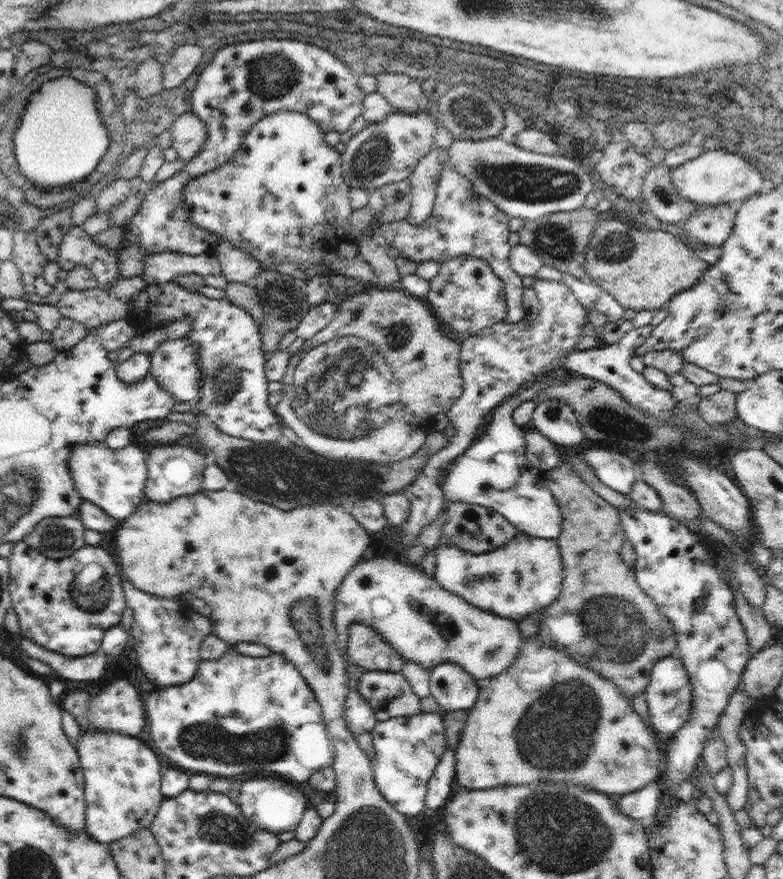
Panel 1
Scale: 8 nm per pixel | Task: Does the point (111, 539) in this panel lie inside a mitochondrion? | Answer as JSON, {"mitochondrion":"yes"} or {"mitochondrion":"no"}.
{"mitochondrion":"no"}

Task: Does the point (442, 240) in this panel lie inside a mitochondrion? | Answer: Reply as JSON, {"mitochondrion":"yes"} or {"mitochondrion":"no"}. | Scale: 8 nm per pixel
{"mitochondrion":"no"}

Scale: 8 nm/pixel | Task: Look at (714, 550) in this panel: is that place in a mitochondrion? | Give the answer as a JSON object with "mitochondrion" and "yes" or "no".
{"mitochondrion":"no"}

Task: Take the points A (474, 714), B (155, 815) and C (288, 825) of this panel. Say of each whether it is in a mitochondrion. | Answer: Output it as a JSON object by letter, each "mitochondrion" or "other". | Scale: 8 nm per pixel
{"A":"other","B":"other","C":"other"}

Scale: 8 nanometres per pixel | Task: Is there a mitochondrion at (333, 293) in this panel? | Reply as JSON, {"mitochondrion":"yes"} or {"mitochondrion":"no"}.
{"mitochondrion":"no"}

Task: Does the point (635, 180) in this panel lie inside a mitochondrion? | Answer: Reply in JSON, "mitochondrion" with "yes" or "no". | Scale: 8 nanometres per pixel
{"mitochondrion":"no"}

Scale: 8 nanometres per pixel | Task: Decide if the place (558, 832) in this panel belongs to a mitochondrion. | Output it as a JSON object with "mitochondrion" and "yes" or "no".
{"mitochondrion":"yes"}

